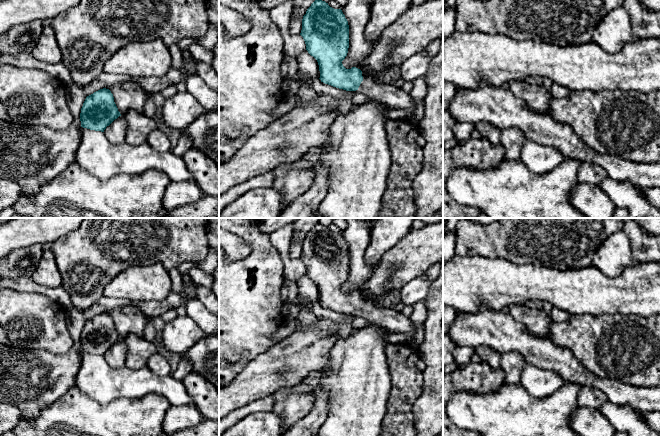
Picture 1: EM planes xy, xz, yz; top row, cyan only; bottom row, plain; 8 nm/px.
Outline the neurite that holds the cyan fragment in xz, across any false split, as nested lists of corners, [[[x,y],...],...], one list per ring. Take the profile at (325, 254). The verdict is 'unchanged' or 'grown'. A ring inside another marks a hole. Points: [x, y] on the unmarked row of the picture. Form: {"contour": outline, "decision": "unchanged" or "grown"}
{"contour": [[[316,223],[307,233],[302,243],[302,254],[306,274],[313,280],[319,289],[321,306],[346,315],[359,314],[370,323],[385,328],[394,333],[407,334],[411,340],[415,340],[416,330],[409,318],[394,308],[376,308],[364,304],[362,295],[356,291],[346,293],[342,285],[345,283],[349,272],[349,249],[341,233],[334,233],[321,223]]], "decision": "grown"}

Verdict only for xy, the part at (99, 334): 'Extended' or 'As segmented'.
As segmented

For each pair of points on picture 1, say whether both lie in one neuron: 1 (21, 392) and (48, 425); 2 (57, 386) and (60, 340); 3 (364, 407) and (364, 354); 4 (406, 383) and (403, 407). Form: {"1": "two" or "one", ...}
{"1": "two", "2": "two", "3": "one", "4": "one"}

